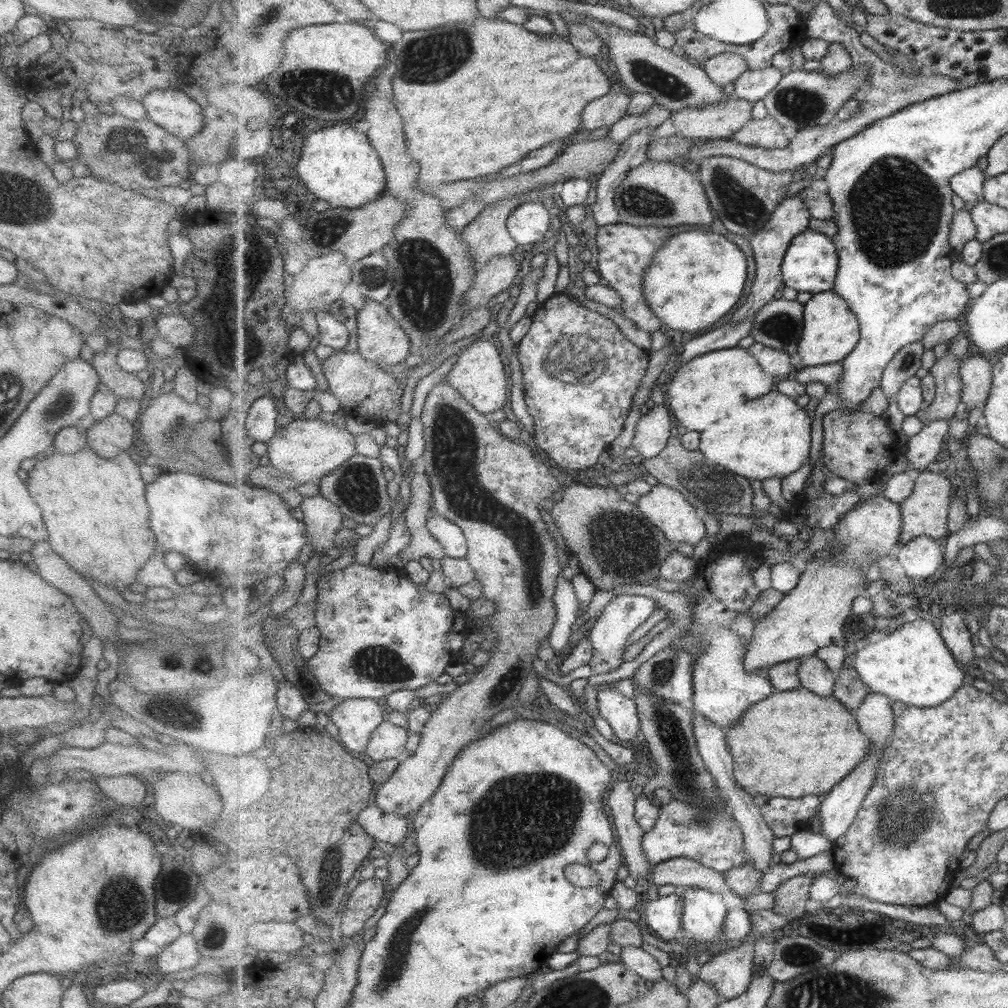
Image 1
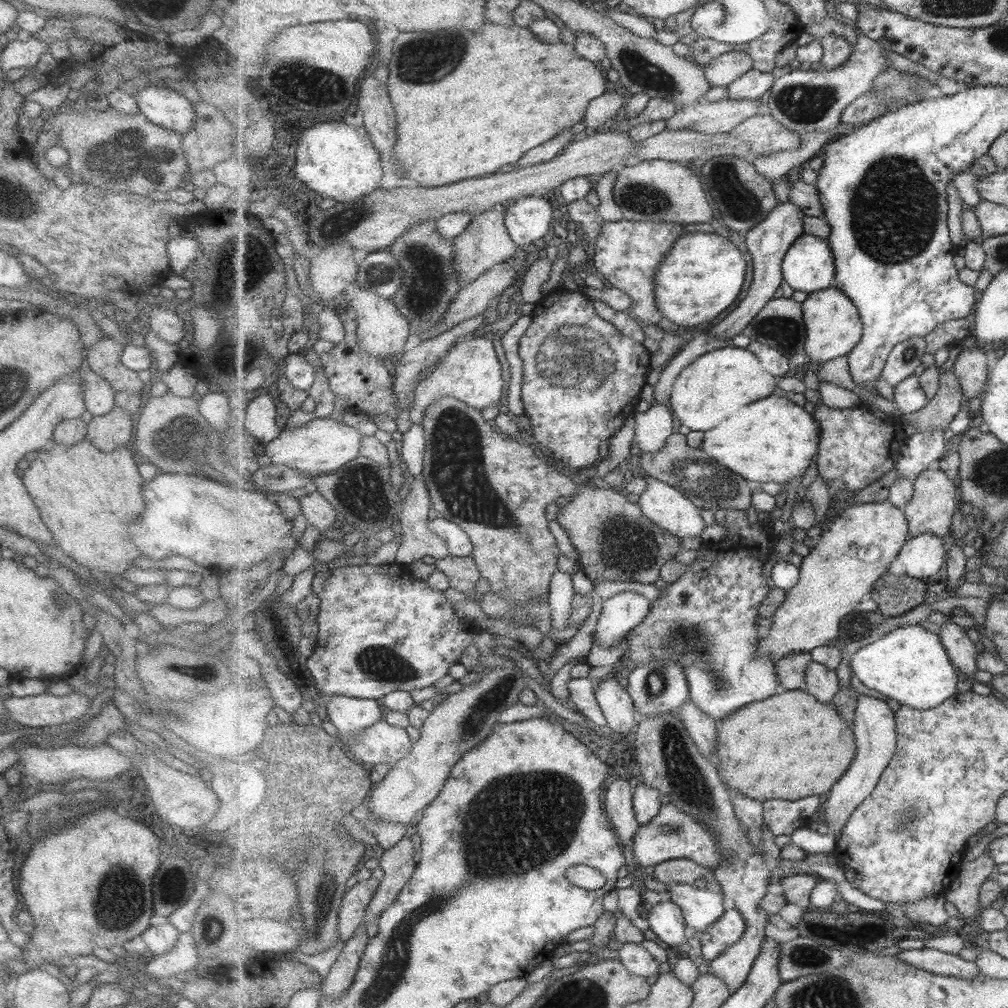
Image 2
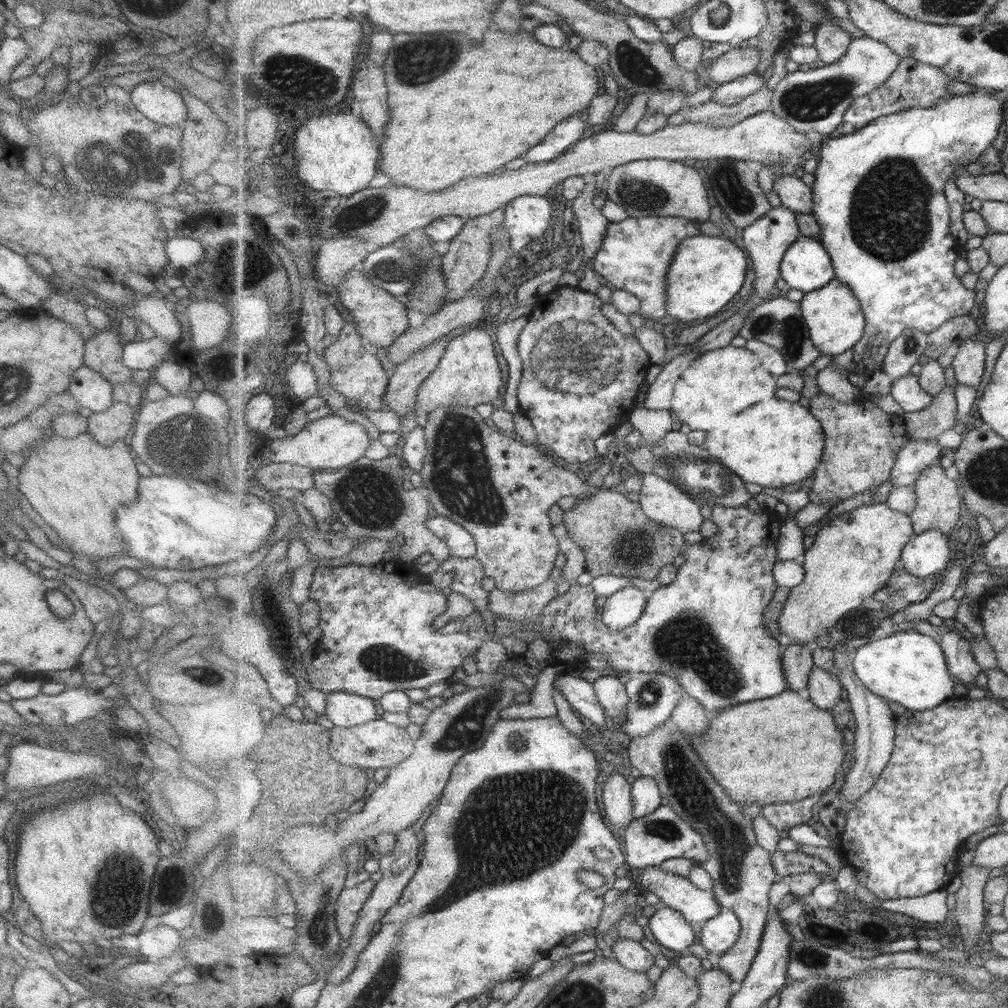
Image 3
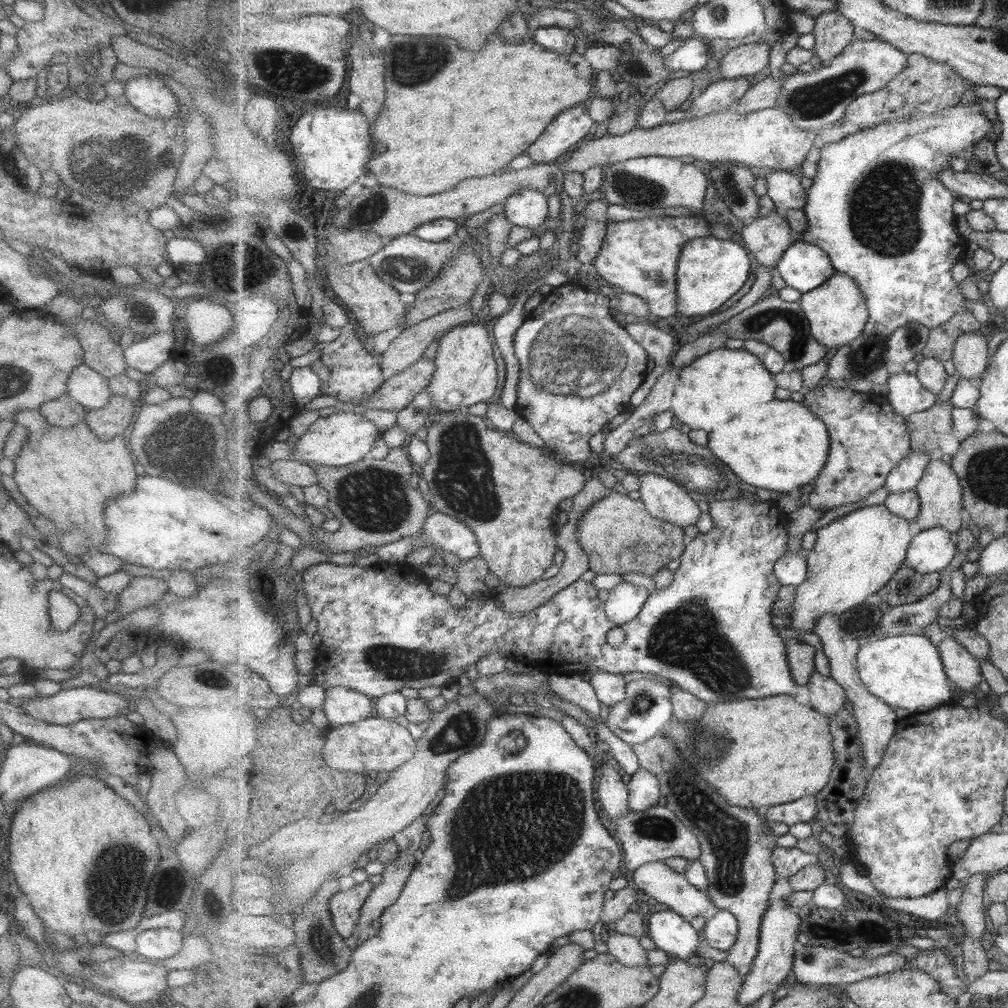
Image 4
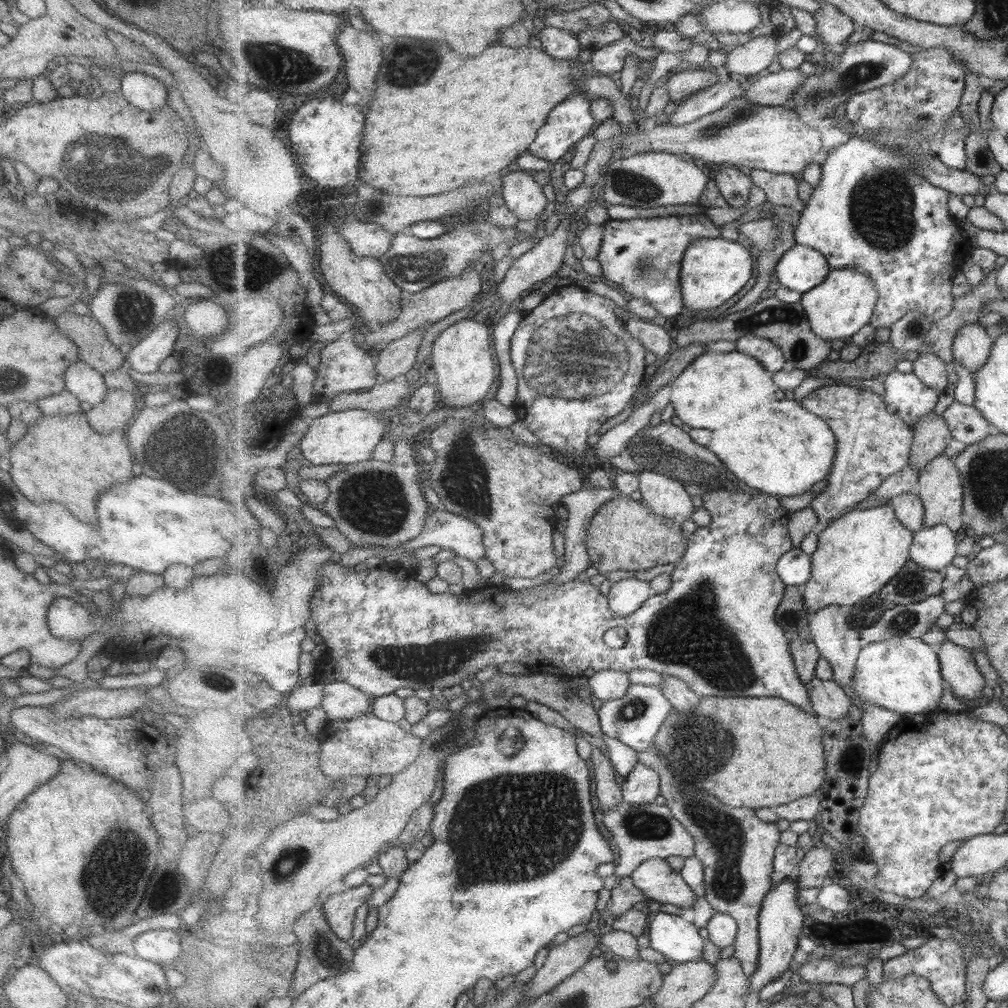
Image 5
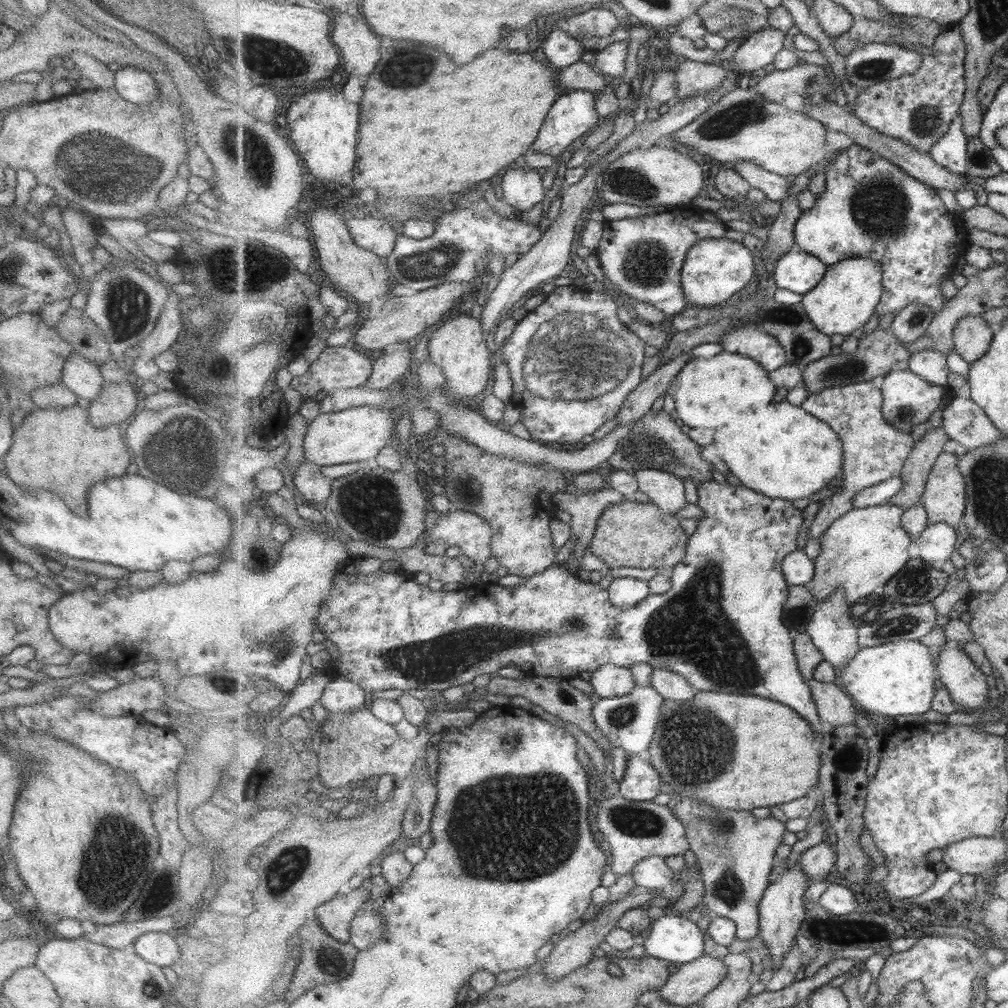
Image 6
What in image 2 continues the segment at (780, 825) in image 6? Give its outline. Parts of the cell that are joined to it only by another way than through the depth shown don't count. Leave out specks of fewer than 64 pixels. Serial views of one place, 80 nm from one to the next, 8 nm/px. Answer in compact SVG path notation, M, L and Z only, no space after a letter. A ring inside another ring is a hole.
M675 711L666 712L665 714L656 714L656 716L644 716L641 718L639 726L635 729L634 740L634 758L633 763L636 774L643 774L645 782L653 788L658 788L663 795L670 797L670 802L678 805L683 812L689 813L696 820L706 824L706 828L718 837L718 847L722 848L722 861L720 865L713 869L716 880L722 888L724 898L731 898L735 903L737 911L741 912L741 916L745 919L747 928L741 940L728 948L719 958L709 963L709 973L722 978L731 988L731 992L737 992L742 984L746 983L747 977L750 975L751 969L754 967L755 961L762 953L763 944L765 943L765 926L769 922L770 914L767 910L763 910L759 906L759 902L765 898L765 894L769 892L769 883L772 882L772 861L763 854L753 843L748 833L748 828L743 826L736 815L736 806L734 796L728 788L724 779L718 772L716 764L707 760L700 752L698 744L694 741L694 737L687 732L686 725L682 720L678 719Z

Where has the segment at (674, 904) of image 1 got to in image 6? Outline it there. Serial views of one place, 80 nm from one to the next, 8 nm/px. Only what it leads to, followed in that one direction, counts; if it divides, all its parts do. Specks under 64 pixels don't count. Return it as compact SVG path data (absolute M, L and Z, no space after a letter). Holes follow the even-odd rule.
M663 915L645 935L646 954L670 963L683 965L705 955L705 933L687 917Z

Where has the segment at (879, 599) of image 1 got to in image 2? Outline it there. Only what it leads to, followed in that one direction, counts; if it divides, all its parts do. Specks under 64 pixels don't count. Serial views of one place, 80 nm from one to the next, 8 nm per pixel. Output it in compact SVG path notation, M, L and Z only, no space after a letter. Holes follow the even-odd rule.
M887 574L875 583L870 597L885 617L897 617L924 604L927 592L927 582L922 579L907 574L900 577Z

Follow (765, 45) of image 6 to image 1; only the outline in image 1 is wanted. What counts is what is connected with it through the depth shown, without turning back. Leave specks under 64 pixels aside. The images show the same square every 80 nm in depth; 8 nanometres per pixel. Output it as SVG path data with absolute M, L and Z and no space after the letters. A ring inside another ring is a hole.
M725 51L710 58L704 69L714 83L727 86L727 84L734 84L746 70L750 69L750 66L742 54Z

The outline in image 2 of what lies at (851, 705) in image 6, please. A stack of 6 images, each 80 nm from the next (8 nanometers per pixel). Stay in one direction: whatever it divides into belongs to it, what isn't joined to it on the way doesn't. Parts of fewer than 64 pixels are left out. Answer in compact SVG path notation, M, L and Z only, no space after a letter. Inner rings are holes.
M816 661L809 665L805 680L805 691L821 702L832 702L839 693L839 678L837 678L835 670Z

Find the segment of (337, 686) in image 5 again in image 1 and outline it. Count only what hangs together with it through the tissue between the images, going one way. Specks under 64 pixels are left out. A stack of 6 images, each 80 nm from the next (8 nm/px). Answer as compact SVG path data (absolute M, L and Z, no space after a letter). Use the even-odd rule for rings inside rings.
M351 698L334 706L330 716L339 727L339 736L345 748L363 757L370 734L386 720L387 708L375 699Z

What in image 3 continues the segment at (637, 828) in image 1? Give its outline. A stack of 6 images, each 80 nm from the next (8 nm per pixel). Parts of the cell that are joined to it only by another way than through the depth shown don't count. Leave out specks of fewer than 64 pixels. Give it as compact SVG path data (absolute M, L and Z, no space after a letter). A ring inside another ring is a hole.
M612 773L602 787L604 812L610 823L618 826L621 834L634 819L632 813L632 784L623 774Z

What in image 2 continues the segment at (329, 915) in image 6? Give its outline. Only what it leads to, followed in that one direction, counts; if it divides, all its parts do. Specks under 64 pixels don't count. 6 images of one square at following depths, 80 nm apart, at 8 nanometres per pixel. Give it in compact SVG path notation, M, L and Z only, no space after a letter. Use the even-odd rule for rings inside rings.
M369 878L358 881L344 896L339 912L338 932L341 940L348 941L365 921L368 904L371 904L381 879Z

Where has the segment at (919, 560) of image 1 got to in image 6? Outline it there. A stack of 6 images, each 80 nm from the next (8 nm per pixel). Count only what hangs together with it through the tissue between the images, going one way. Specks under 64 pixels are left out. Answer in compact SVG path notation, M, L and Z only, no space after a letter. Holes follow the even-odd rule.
M946 522L928 525L927 530L915 540L920 552L919 557L935 566L949 560L955 550L955 542L959 538L957 534L958 530Z

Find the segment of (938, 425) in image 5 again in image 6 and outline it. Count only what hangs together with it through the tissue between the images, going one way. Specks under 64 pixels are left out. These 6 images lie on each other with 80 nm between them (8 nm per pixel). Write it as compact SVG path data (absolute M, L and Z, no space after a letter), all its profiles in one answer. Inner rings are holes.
M943 427L929 430L916 443L900 475L903 488L887 503L904 508L922 503L930 472L943 452L942 443L949 438L944 430Z

